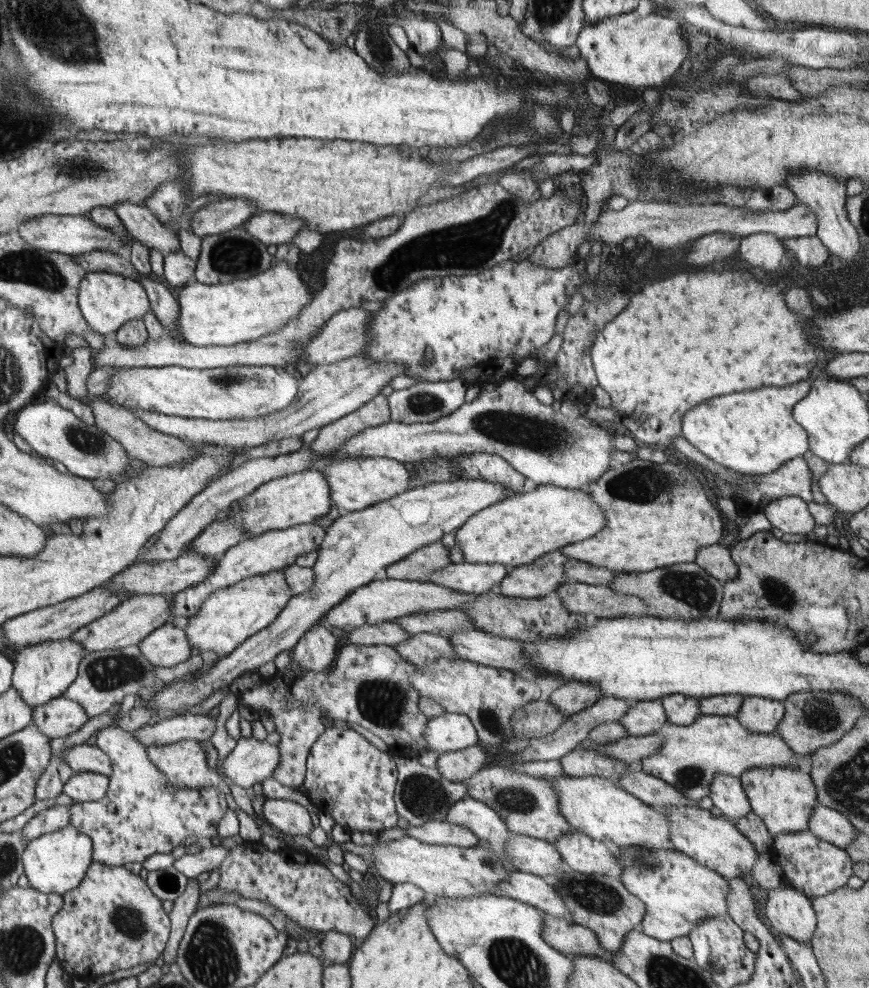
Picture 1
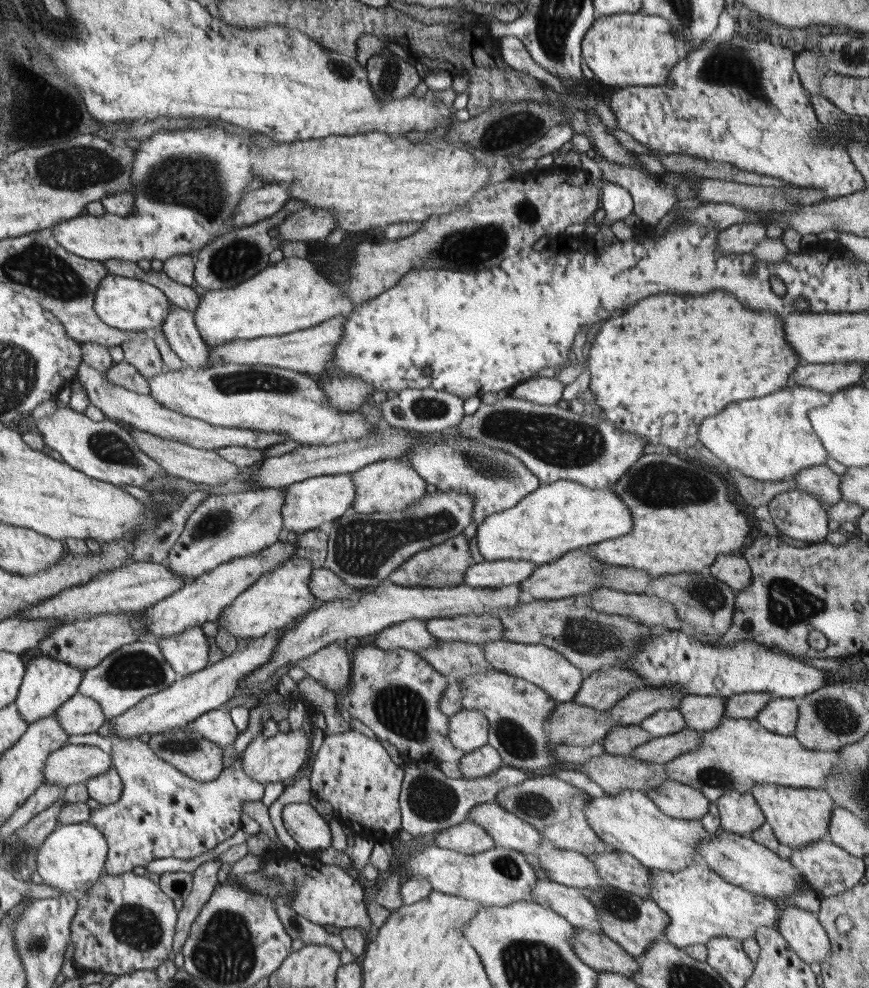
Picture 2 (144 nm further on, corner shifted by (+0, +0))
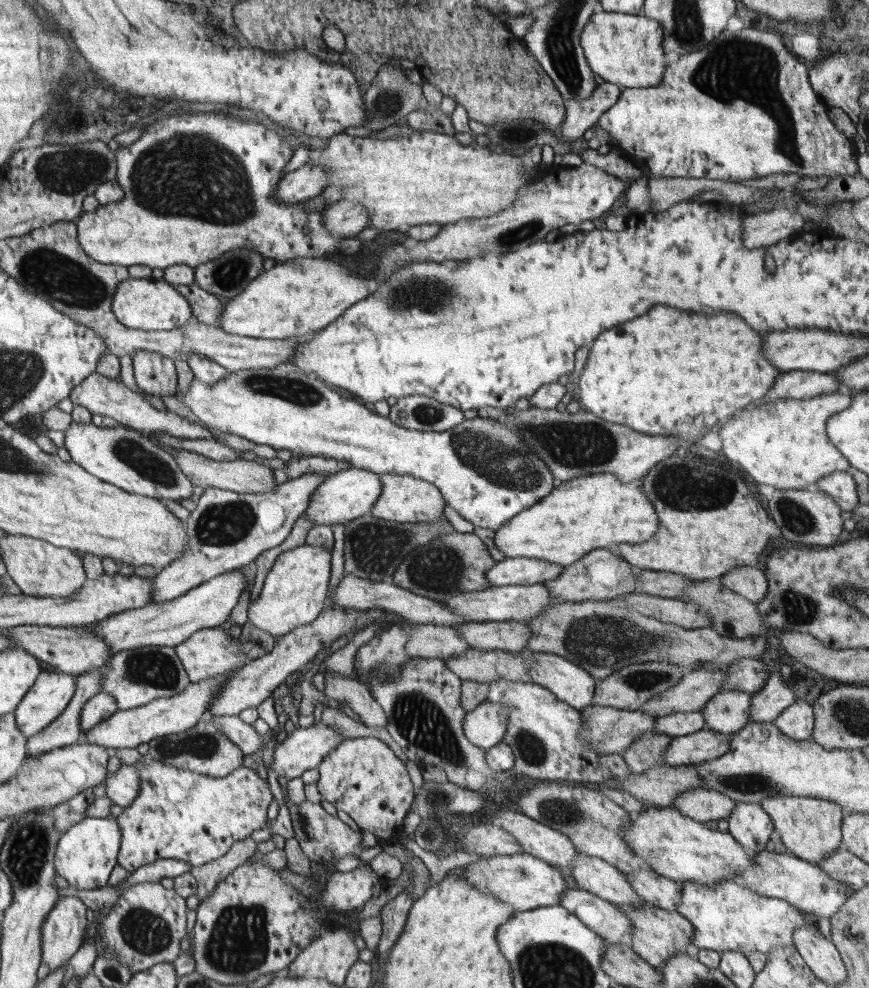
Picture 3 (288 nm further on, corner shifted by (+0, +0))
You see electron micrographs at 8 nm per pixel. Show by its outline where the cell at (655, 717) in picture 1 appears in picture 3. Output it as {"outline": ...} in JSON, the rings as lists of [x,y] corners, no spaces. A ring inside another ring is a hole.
{"outline":[[[687,712],[687,714],[669,714],[663,718],[657,718],[655,732],[663,734],[667,738],[679,738],[689,736],[705,728],[705,720],[701,712]]]}

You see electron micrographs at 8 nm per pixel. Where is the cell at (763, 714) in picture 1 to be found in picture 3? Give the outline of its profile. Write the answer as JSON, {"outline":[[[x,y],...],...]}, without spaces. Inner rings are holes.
{"outline":[[[797,700],[791,704],[787,710],[783,710],[775,722],[777,730],[783,732],[783,736],[795,740],[795,742],[811,742],[813,726],[815,726],[815,716],[813,716],[813,706],[809,706],[803,700]]]}

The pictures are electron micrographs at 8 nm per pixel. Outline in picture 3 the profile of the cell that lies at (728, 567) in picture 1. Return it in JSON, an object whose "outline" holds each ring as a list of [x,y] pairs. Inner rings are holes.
{"outline":[[[735,566],[725,576],[719,576],[717,582],[721,582],[733,594],[743,596],[751,604],[759,604],[761,600],[765,600],[769,588],[763,568],[751,568],[751,566]]]}

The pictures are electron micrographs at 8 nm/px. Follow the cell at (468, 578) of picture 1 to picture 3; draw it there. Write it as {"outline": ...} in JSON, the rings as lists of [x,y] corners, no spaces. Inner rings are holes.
{"outline":[[[505,558],[487,570],[491,586],[529,586],[557,578],[565,566],[533,558]]]}

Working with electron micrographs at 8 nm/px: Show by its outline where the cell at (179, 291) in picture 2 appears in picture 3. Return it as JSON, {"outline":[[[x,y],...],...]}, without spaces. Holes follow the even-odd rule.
{"outline":[[[195,282],[189,286],[181,286],[181,284],[171,284],[171,286],[191,304],[193,318],[197,318],[201,324],[211,324],[215,328],[219,326],[223,304],[217,300],[217,296],[205,292]]]}

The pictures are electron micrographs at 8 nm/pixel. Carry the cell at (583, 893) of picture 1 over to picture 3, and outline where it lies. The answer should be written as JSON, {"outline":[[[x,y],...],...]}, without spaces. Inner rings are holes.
{"outline":[[[645,902],[641,906],[627,906],[627,904],[625,906],[613,904],[613,906],[617,906],[625,916],[629,916],[629,922],[633,924],[633,930],[629,934],[629,946],[649,966],[659,970],[667,962],[667,958],[677,954],[687,954],[687,946],[691,944],[691,934],[695,932],[695,926],[681,914],[661,910]]]}

